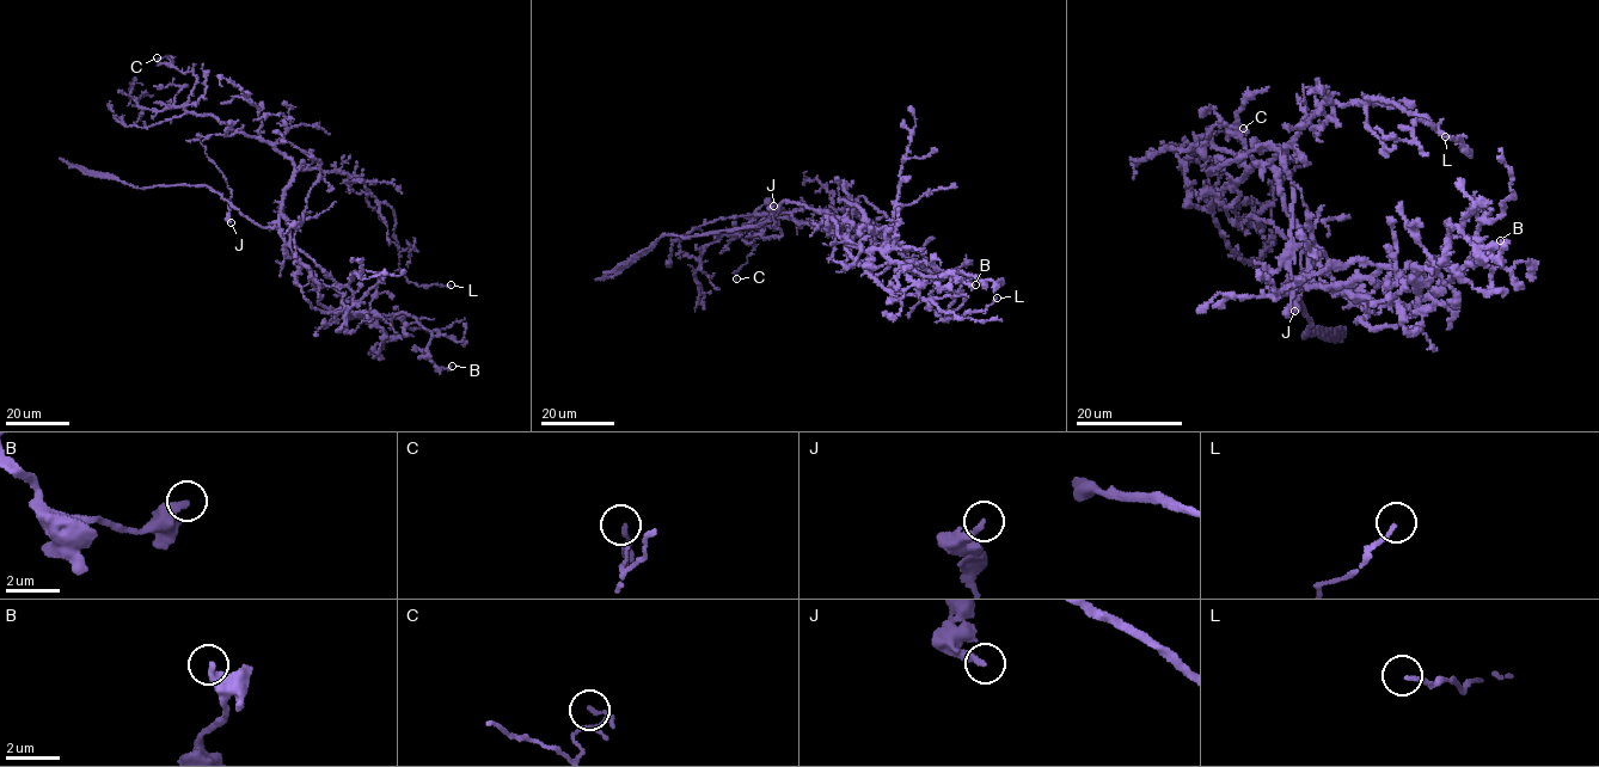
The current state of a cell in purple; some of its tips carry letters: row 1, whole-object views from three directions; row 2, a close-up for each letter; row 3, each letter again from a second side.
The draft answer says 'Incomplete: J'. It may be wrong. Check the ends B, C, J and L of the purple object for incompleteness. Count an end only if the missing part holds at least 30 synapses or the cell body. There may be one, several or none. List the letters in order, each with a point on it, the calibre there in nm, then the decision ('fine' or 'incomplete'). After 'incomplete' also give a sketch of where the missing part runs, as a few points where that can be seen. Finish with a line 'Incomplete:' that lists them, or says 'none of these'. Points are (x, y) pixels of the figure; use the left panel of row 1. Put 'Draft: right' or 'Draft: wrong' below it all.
B: (452, 366) | 320 nm | fine
C: (157, 57) | 100 nm | fine
J: (231, 222) | 200 nm | fine
L: (451, 284) | 100 nm | fine
Incomplete: none of these
Draft: wrong

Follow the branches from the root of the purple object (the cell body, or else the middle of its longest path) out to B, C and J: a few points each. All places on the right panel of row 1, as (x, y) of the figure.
B: (1311, 241), (1319, 268), (1355, 284), (1372, 329), (1415, 311), (1445, 221), (1481, 256), (1496, 258), (1500, 240)
C: (1311, 241), (1273, 165), (1215, 192), (1211, 210), (1184, 178), (1204, 136), (1243, 128)
J: (1311, 241), (1273, 165), (1250, 170), (1226, 210), (1237, 226), (1254, 215), (1302, 247), (1306, 286), (1294, 311)

